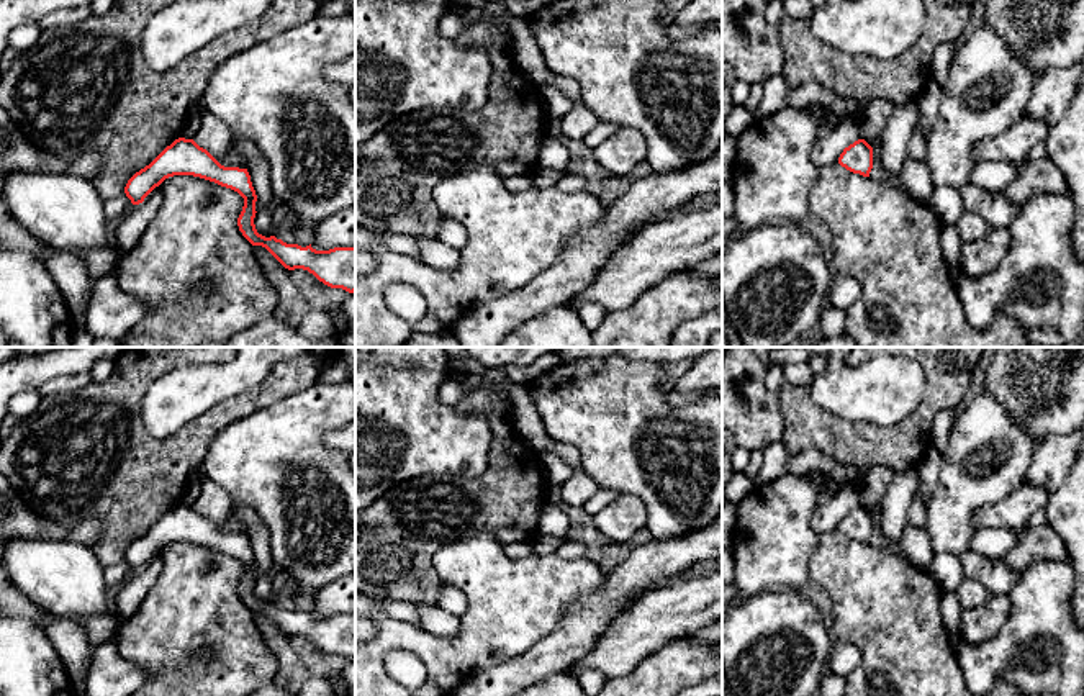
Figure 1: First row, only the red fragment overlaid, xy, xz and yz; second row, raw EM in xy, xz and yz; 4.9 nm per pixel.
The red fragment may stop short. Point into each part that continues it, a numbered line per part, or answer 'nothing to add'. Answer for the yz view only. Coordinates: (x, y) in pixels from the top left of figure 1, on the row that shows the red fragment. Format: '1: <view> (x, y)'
nothing to add

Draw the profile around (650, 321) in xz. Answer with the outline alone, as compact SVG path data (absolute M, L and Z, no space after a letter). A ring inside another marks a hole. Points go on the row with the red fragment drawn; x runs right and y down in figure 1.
M678 270L647 288L617 313L607 313L593 332L593 347L670 347L675 331L688 319L722 305L717 277Z

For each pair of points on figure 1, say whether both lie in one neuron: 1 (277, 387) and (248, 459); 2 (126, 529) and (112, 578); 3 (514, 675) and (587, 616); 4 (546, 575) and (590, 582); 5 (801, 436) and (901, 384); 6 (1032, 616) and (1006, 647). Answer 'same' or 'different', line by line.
1: different
2: different
3: same
4: same
5: different
6: same

